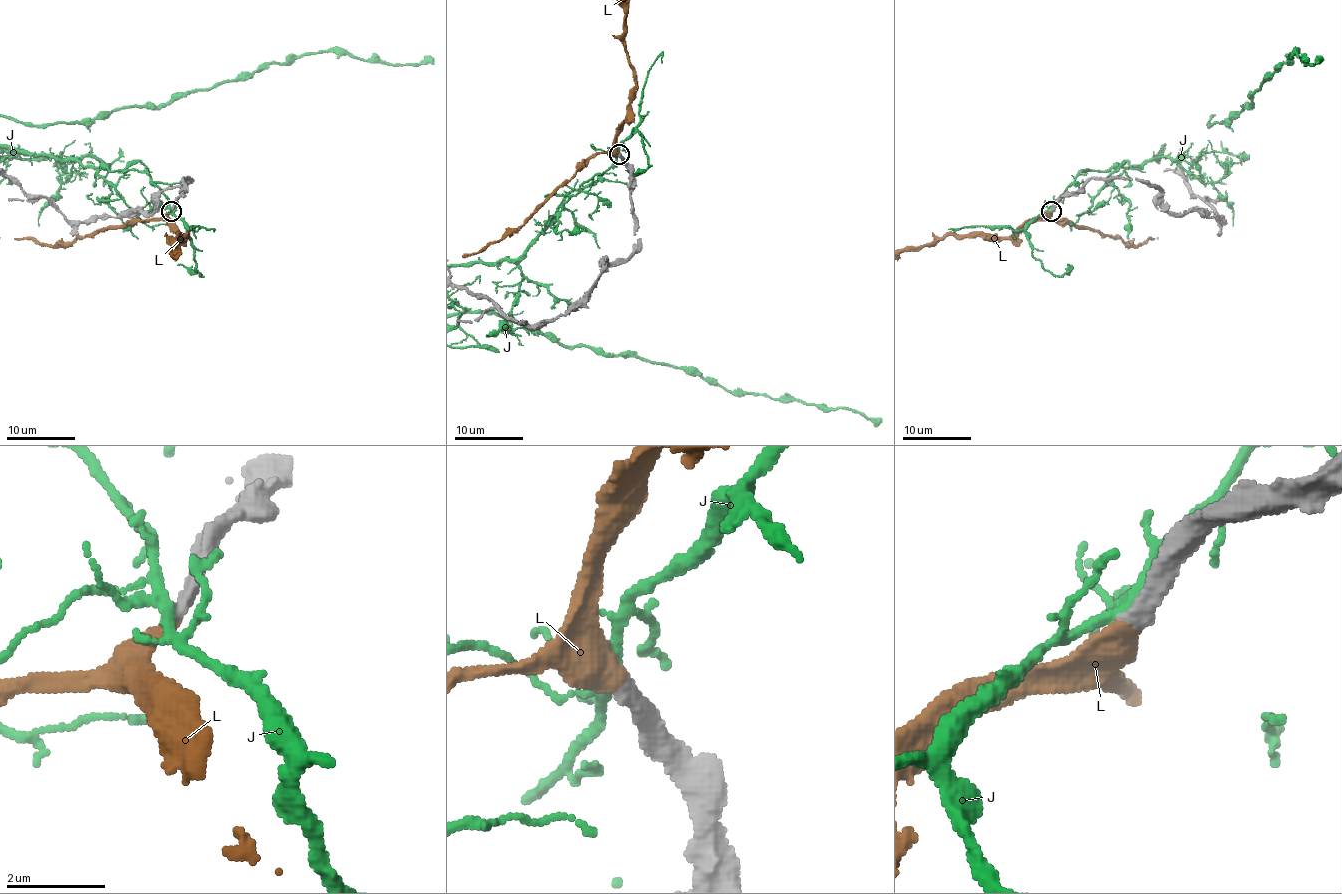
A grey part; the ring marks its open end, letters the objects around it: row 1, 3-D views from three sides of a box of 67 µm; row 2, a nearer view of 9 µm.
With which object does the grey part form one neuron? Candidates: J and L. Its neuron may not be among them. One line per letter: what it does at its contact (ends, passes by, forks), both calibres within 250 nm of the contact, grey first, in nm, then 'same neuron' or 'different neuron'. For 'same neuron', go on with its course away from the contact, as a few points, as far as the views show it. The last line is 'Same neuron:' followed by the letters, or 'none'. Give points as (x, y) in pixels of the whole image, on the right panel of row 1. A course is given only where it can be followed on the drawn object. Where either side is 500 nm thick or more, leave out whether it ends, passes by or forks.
J: it forks | 360/200 nm | different neuron
L: it ends | 360/440 nm | same neuron
Same neuron: L

